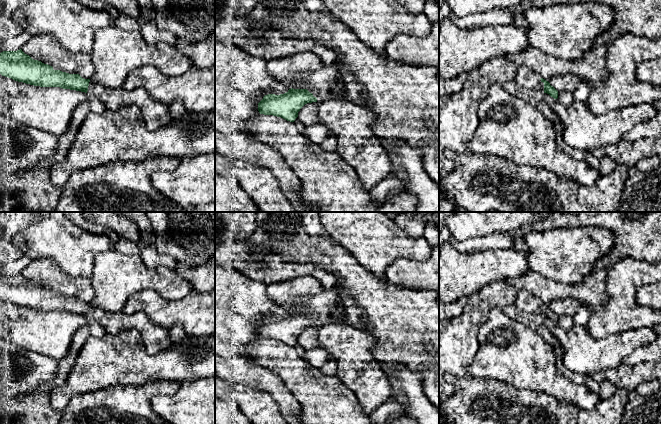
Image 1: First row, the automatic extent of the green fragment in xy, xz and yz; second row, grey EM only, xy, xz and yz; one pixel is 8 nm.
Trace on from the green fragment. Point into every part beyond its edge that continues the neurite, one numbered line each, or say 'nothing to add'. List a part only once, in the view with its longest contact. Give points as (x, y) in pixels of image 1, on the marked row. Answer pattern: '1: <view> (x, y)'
1: xz (320, 83)

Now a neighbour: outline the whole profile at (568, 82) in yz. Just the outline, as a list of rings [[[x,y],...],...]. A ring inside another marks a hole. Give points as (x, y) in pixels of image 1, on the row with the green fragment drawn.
[[[567,73],[550,77],[548,82],[558,92],[567,91],[573,93],[580,84],[581,78],[578,75]]]

